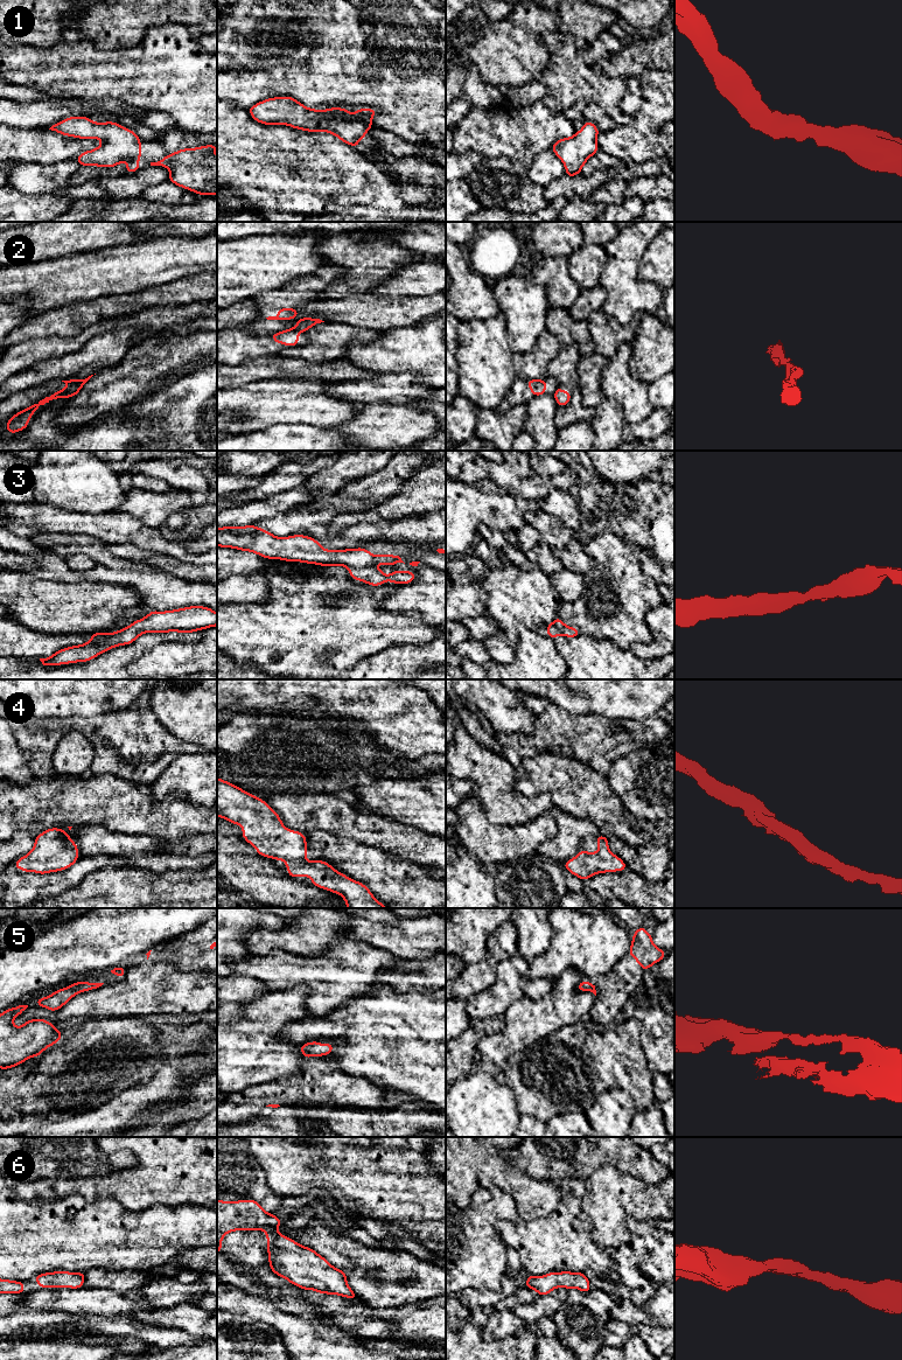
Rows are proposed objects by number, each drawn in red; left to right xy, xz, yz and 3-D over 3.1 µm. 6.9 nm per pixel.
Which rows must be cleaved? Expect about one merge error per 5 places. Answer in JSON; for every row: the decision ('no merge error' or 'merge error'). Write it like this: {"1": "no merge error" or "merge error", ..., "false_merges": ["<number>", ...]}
{"1": "no merge error", "2": "merge error", "3": "no merge error", "4": "no merge error", "5": "no merge error", "6": "no merge error", "false_merges": ["2"]}

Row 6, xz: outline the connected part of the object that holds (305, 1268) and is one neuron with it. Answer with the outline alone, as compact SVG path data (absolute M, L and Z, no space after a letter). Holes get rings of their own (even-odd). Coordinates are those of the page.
M217 1200L217 1253L222 1253L225 1234L239 1229L264 1230L268 1243L268 1265L275 1275L303 1290L356 1299L358 1296L348 1285L345 1271L333 1267L314 1249L279 1234L281 1222L273 1213L265 1212L256 1200Z

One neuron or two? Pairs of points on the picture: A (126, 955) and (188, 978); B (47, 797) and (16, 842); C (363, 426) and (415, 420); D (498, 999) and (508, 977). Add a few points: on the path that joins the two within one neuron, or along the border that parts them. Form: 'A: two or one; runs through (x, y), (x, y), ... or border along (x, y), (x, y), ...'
A: two; border along (147, 960), (135, 966), (123, 968)
B: two; border along (12, 836), (19, 830), (26, 830), (33, 837)
C: one; runs through (376, 426), (403, 426)
D: one; runs through (502, 994), (508, 988), (508, 983)

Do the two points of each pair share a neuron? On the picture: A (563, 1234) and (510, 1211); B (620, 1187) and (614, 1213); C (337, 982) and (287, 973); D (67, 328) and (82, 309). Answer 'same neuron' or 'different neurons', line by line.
A: different neurons
B: same neuron
C: same neuron
D: same neuron

